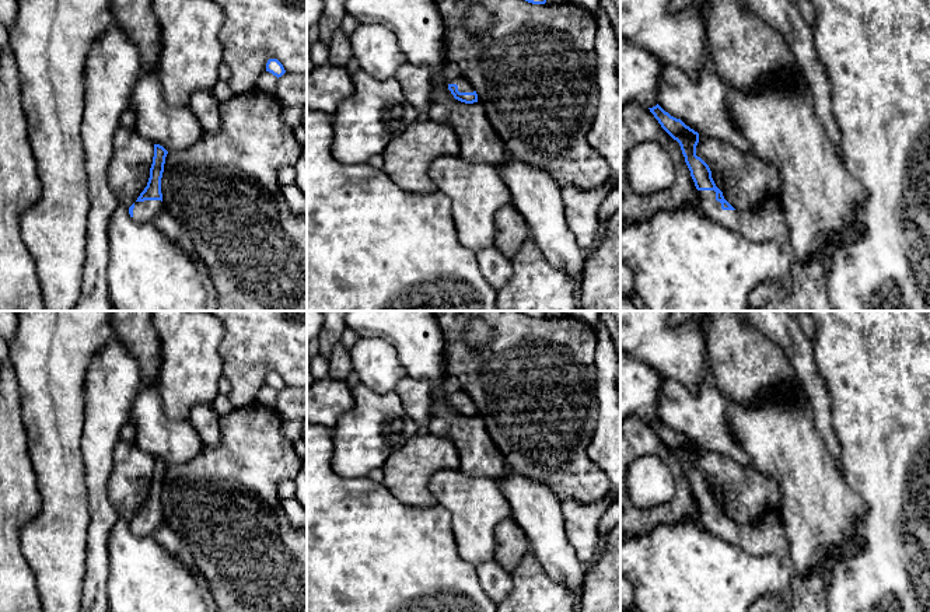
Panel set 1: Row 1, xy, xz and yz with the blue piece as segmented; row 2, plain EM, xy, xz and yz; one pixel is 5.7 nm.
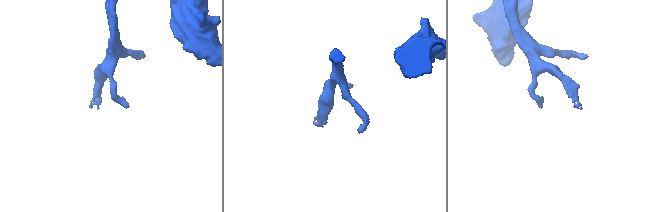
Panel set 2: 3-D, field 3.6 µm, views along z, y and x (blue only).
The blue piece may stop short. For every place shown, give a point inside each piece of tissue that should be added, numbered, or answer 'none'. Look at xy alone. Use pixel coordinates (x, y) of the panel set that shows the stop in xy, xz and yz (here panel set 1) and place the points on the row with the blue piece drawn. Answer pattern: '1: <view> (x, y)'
1: xy (144, 212)

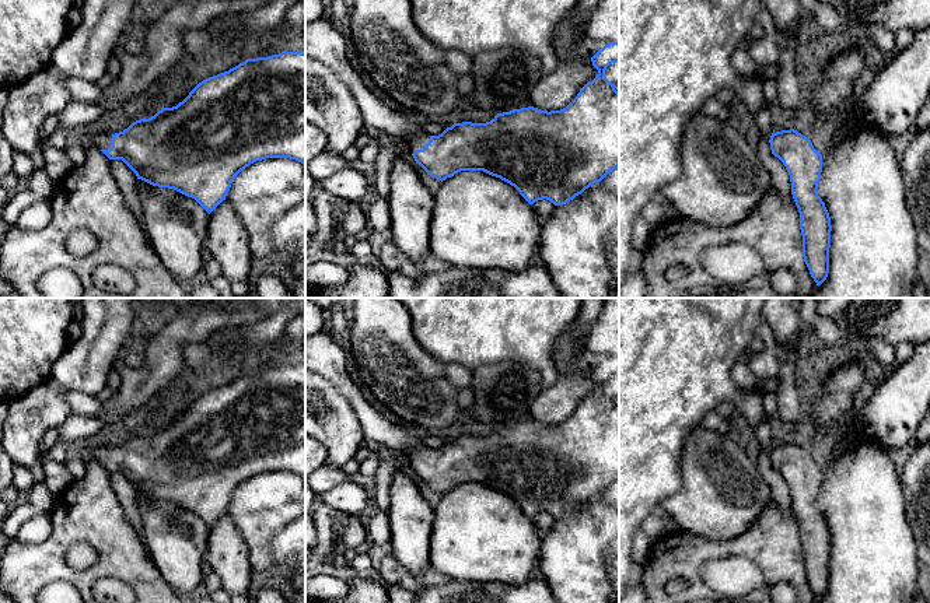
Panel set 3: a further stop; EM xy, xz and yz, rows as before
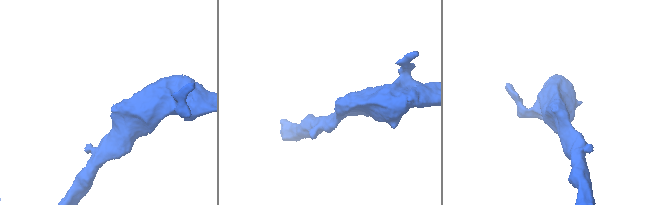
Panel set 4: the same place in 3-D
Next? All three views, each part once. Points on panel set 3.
1: xz (324, 42)

